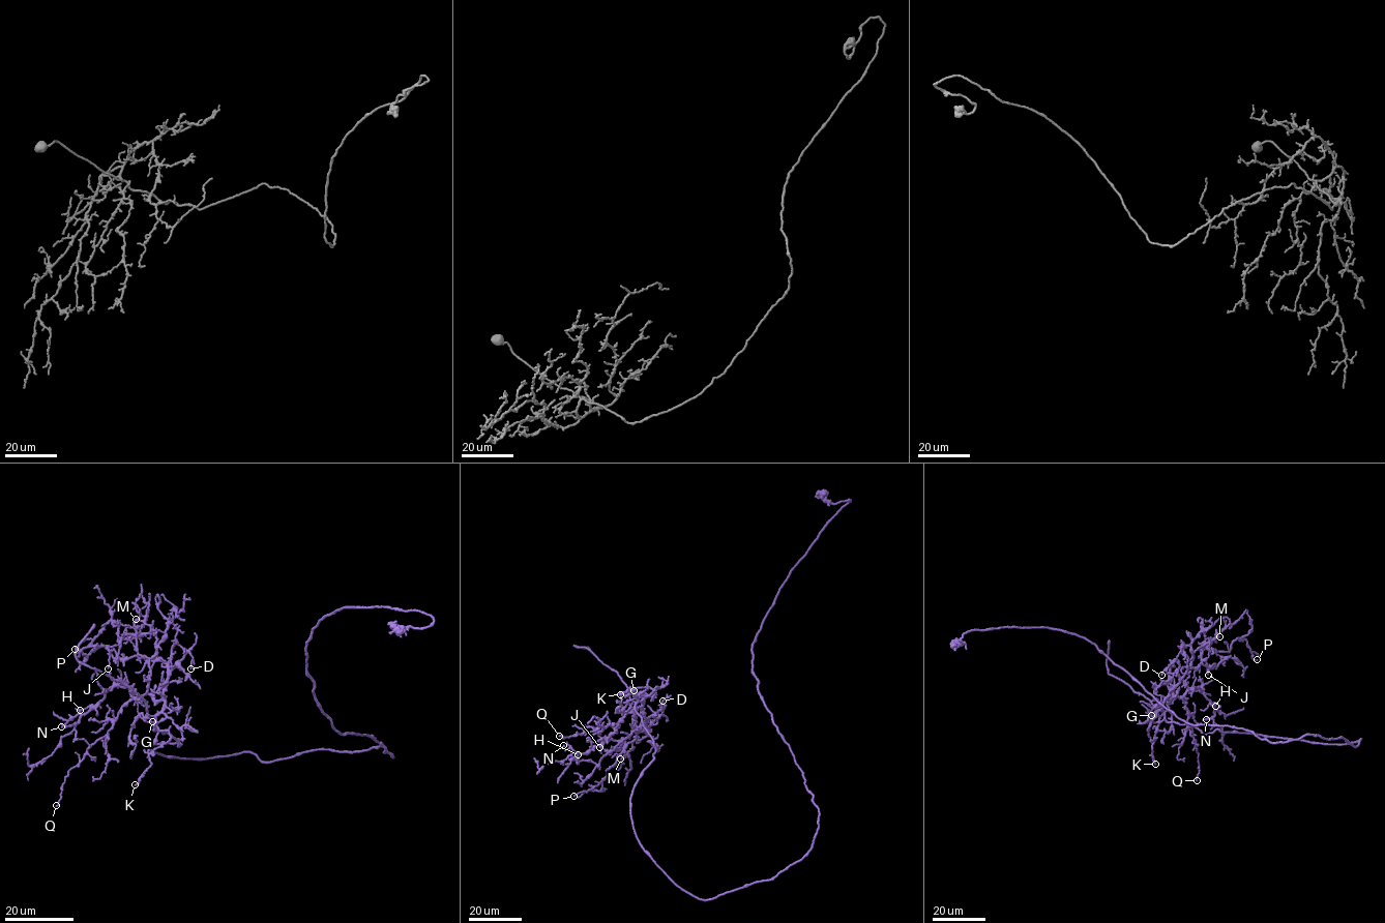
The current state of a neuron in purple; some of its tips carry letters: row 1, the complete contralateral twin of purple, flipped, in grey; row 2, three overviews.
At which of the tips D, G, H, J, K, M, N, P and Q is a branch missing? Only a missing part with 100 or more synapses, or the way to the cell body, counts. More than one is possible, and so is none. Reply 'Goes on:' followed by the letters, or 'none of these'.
Goes on: none of these

